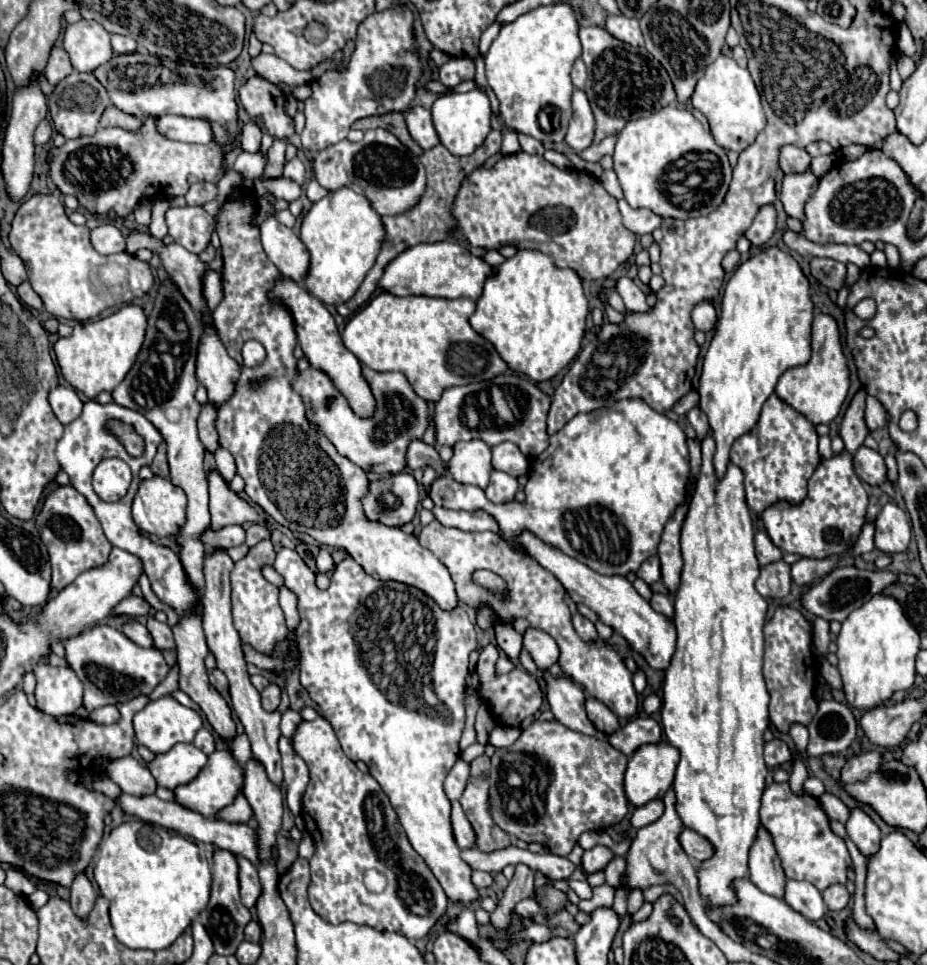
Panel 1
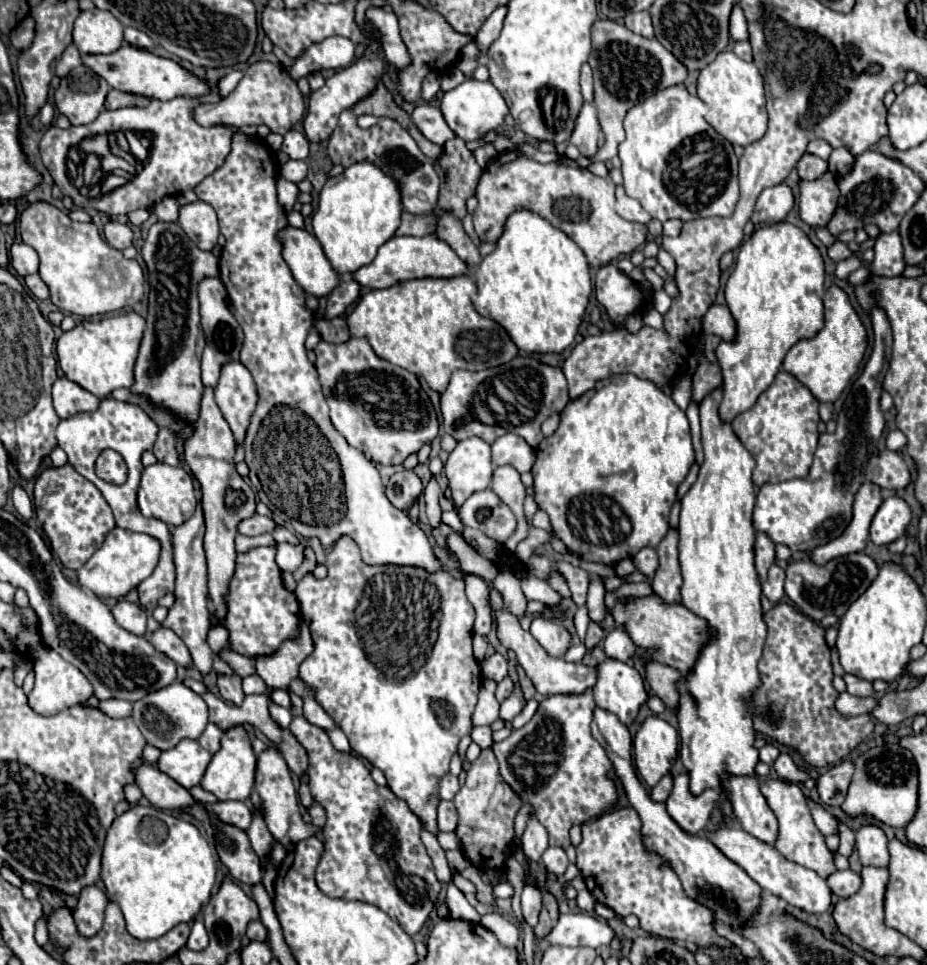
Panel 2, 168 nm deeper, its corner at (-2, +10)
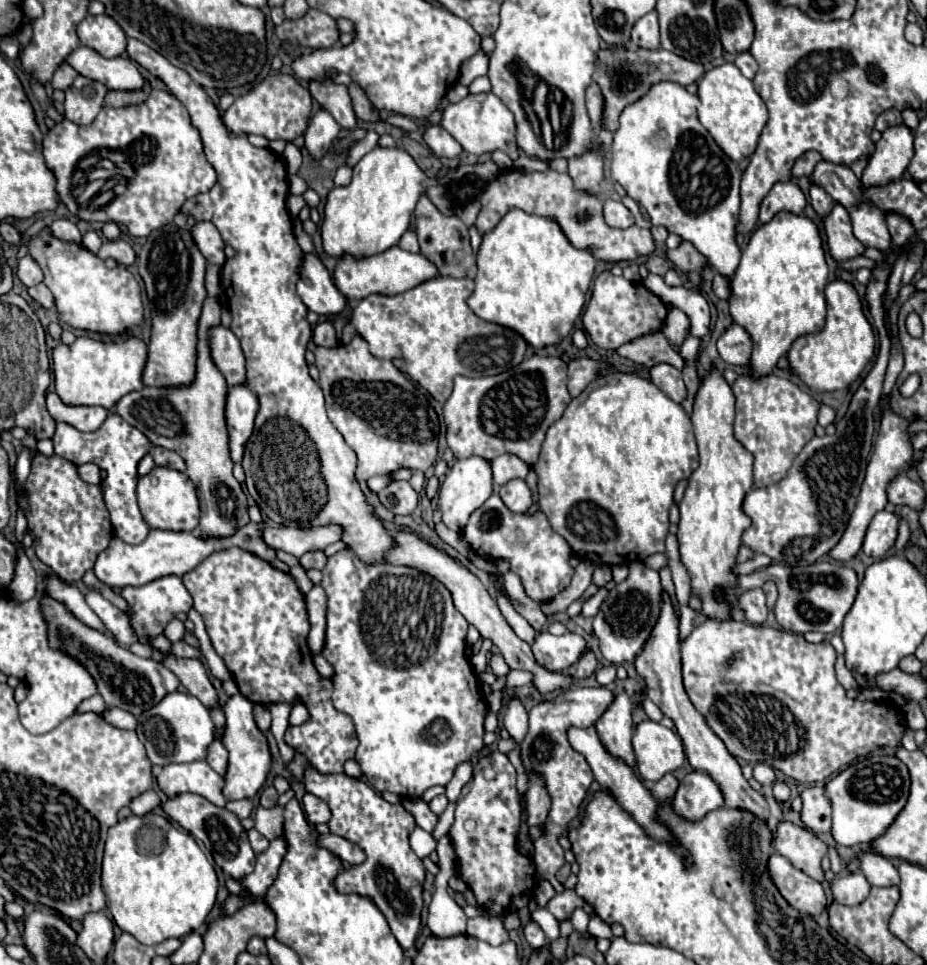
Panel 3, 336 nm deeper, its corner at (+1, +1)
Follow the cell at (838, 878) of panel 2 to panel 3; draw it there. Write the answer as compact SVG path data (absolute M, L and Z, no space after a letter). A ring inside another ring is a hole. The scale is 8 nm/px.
M849 873L849 875L841 875L831 883L831 891L835 901L843 903L843 905L859 905L861 901L867 899L871 885L865 879L863 873Z

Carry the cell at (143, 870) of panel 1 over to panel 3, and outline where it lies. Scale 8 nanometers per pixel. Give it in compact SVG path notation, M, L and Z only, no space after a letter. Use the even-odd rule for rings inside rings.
M149 813L143 817L131 815L109 829L105 843L105 857L102 860L102 888L109 901L109 911L117 927L133 935L139 943L155 945L169 937L185 937L201 927L215 905L217 875L205 853L199 849L195 839L167 817Z

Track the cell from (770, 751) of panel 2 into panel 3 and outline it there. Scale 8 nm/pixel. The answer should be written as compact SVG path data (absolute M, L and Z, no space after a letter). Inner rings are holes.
M757 763L757 765L753 767L753 777L755 777L761 785L773 785L773 783L775 783L775 771L773 771L769 765L765 765L765 763Z

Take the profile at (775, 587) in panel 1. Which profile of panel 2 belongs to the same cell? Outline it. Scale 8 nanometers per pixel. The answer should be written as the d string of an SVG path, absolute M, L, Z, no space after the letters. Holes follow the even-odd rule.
M772 564L768 570L768 578L762 584L762 594L772 602L780 602L784 598L784 578L786 578L784 568L778 564Z

